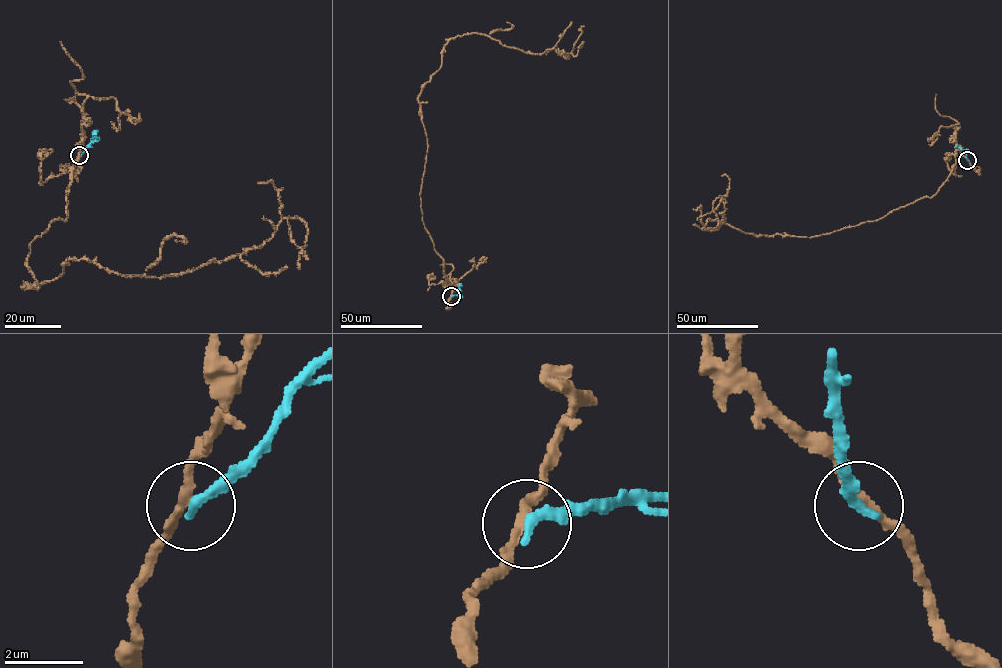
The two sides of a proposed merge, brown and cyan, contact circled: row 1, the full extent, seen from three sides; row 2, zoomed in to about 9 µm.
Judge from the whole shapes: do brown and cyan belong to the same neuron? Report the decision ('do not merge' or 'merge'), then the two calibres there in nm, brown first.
do not merge | 240/300 nm

